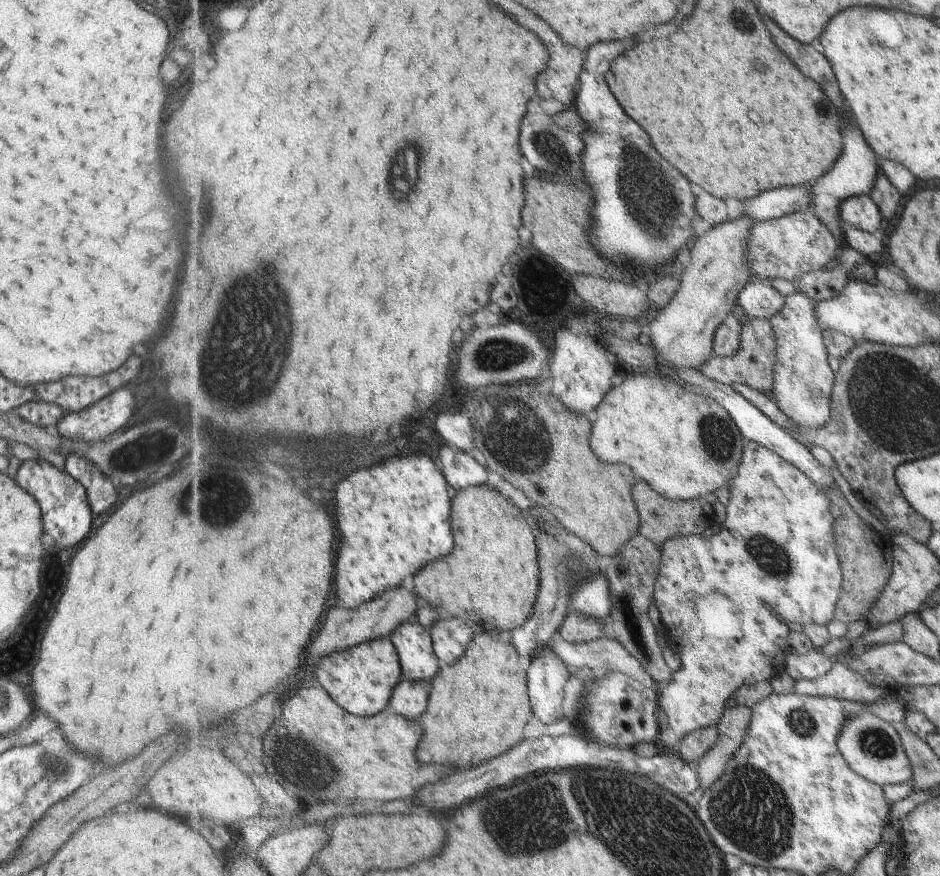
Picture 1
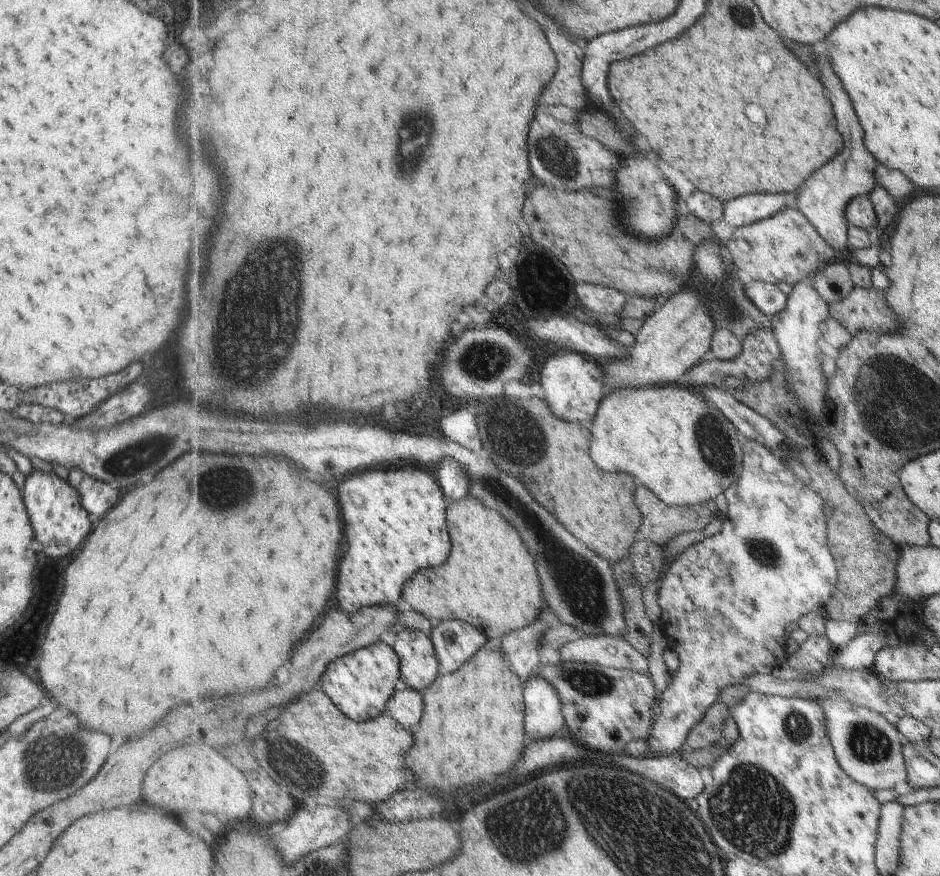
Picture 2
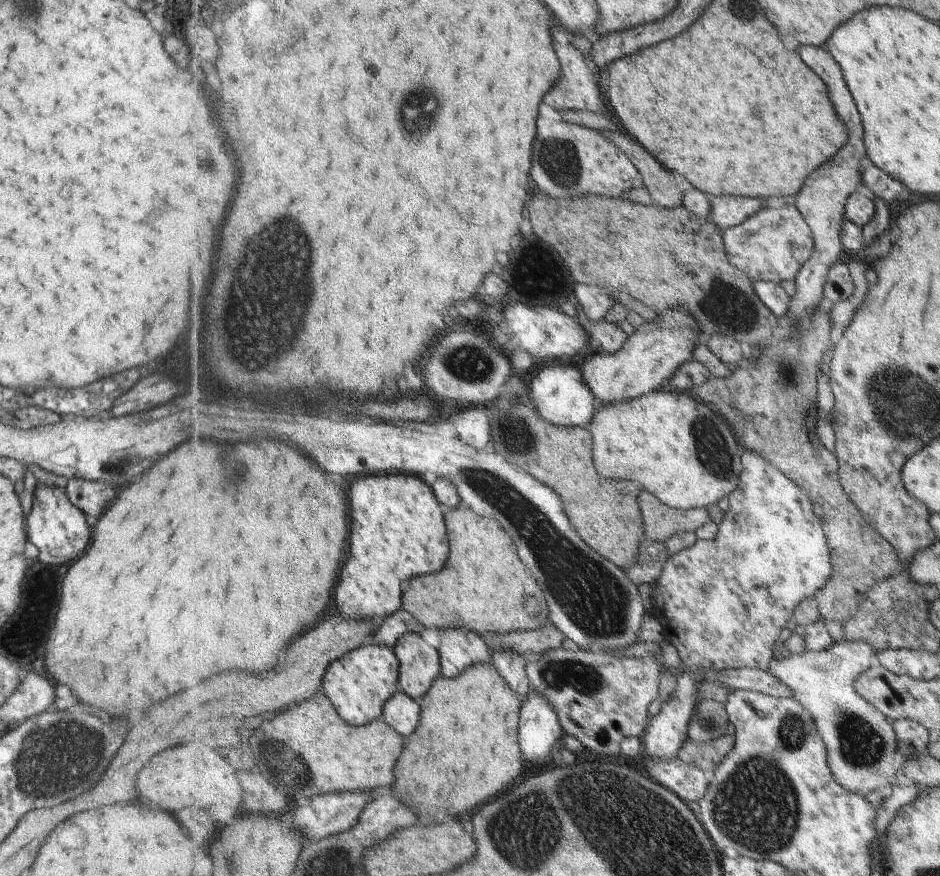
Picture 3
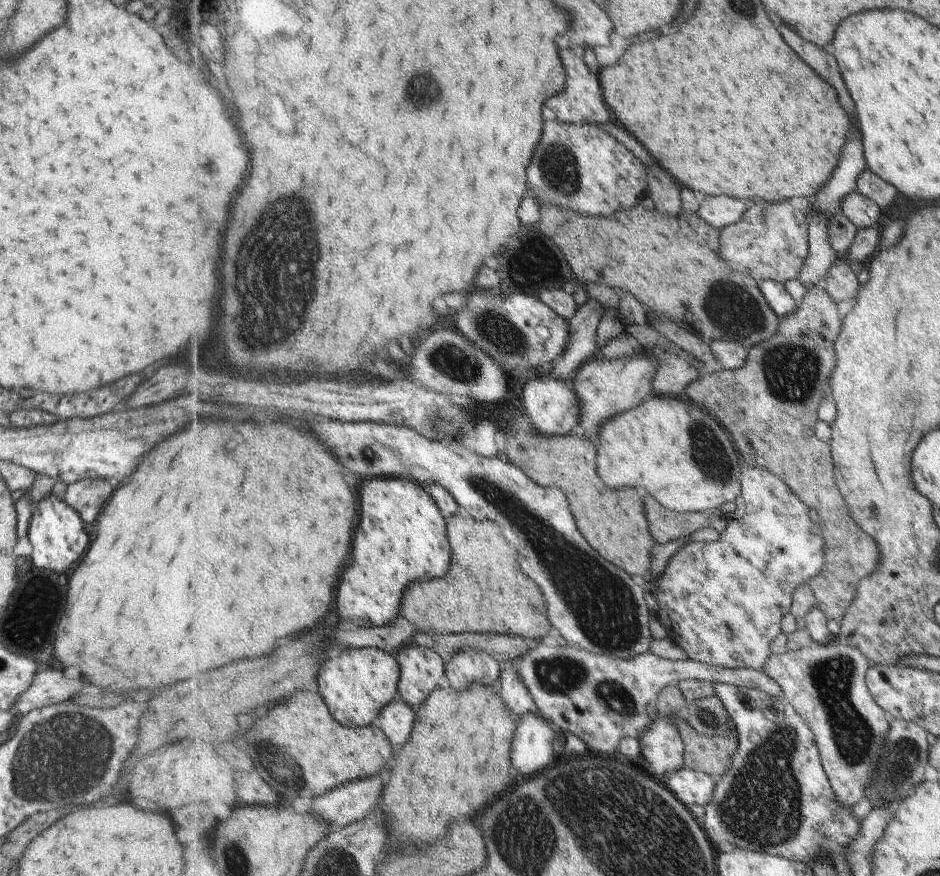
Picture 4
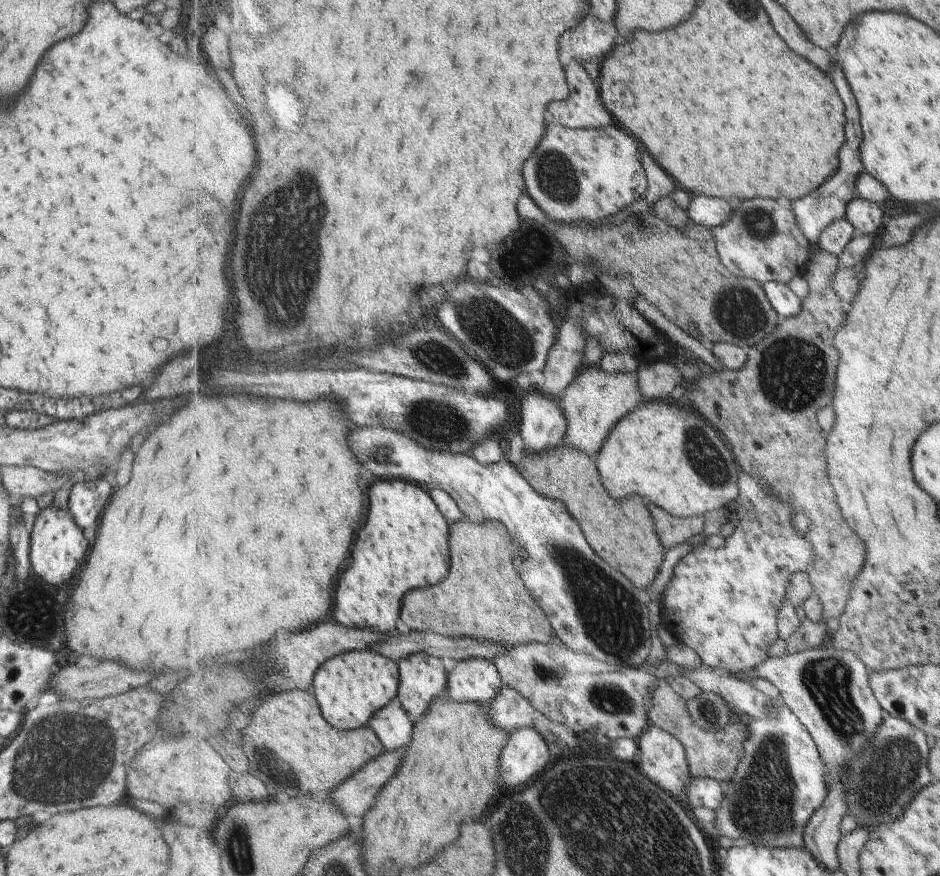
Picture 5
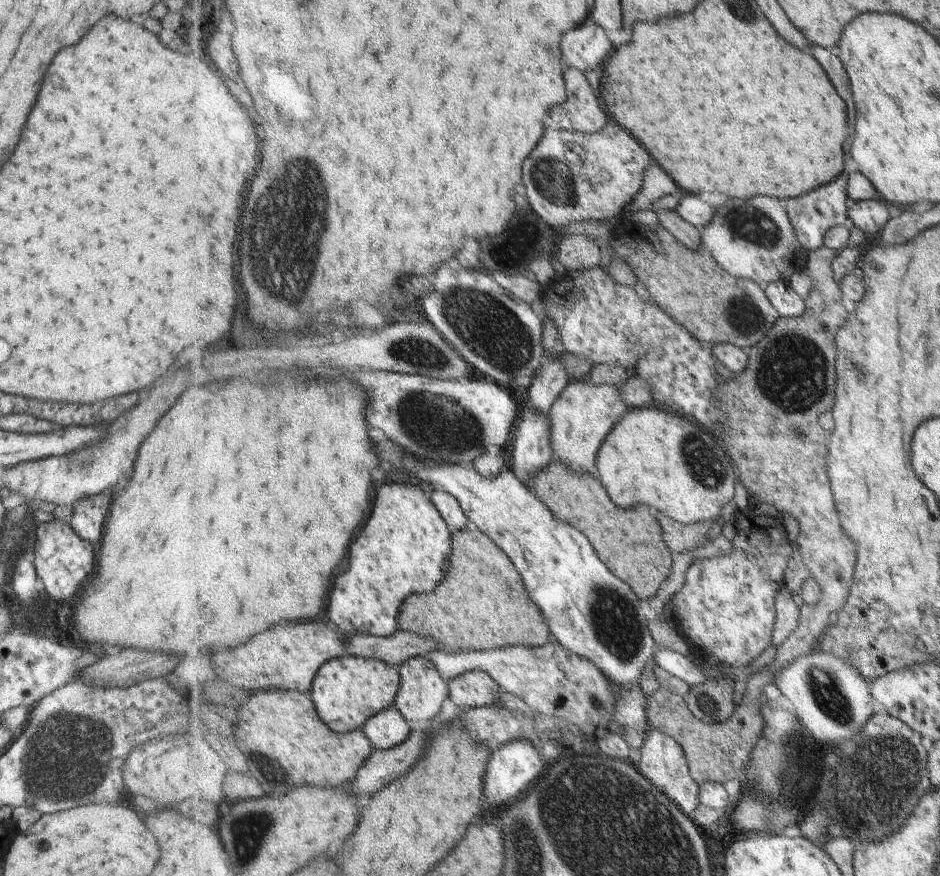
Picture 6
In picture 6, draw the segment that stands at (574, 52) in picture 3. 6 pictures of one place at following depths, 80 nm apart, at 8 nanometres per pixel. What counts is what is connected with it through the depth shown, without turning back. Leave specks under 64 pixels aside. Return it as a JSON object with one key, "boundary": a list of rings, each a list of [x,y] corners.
{"boundary":[[[569,66],[563,73],[569,98],[553,112],[555,126],[568,131],[596,133],[609,123],[609,111],[582,70]]]}

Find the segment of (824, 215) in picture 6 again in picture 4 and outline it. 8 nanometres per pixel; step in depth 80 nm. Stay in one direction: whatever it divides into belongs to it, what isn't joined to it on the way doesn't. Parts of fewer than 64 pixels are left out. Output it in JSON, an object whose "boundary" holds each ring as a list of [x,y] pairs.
{"boundary":[[[857,132],[849,134],[849,142],[842,148],[842,158],[830,181],[816,194],[809,209],[827,213],[830,218],[841,212],[842,200],[856,191],[857,175],[863,170],[863,154]]]}

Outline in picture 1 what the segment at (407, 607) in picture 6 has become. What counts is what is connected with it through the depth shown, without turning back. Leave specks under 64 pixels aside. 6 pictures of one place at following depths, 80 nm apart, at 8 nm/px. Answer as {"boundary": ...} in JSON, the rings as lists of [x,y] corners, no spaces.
{"boundary":[[[470,487],[453,493],[452,522],[455,524],[455,552],[443,560],[435,560],[423,568],[415,578],[414,589],[422,604],[431,605],[437,610],[449,612],[449,616],[460,617],[463,620],[489,620],[499,618],[505,620],[505,630],[513,631],[522,627],[533,615],[538,602],[538,594],[542,577],[538,545],[534,534],[533,522],[505,494],[495,487]]]}

